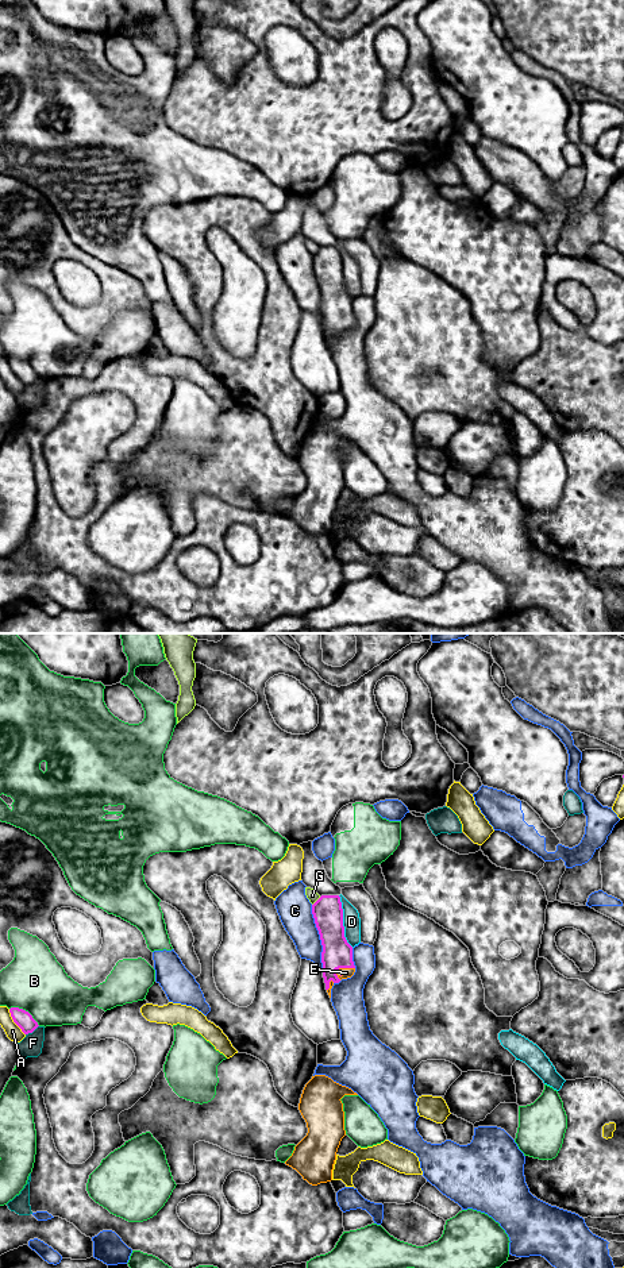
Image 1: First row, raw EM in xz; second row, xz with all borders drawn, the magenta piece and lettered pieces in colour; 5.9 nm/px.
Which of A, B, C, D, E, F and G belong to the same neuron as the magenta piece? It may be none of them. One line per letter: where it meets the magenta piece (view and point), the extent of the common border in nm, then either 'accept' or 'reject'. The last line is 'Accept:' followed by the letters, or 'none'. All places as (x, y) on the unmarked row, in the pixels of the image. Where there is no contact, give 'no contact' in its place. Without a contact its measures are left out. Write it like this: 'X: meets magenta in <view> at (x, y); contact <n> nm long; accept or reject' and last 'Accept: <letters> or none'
A: meets magenta in xz at (14, 373); contact 190 nm long; reject
B: meets magenta in xz at (24, 362); contact 220 nm long; reject
C: meets magenta in xz at (320, 289); contact 380 nm long; reject
D: meets magenta in xz at (342, 273); contact 320 nm long; reject
E: meets magenta in xz at (343, 319); contact 130 nm long; accept
F: meets magenta in xz at (31, 384); contact 100 nm long; reject
G: meets magenta in xz at (316, 253); contact 80 nm long; reject
Accept: E

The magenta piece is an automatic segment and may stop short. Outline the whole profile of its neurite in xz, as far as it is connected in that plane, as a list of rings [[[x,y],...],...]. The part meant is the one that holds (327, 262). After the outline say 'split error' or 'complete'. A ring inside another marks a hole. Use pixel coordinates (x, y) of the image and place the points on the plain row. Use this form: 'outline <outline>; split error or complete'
outline [[[321,247],[312,257],[312,266],[320,286],[323,329],[331,350],[331,340],[355,324],[353,298],[344,289],[343,261],[339,247]]]; split error

